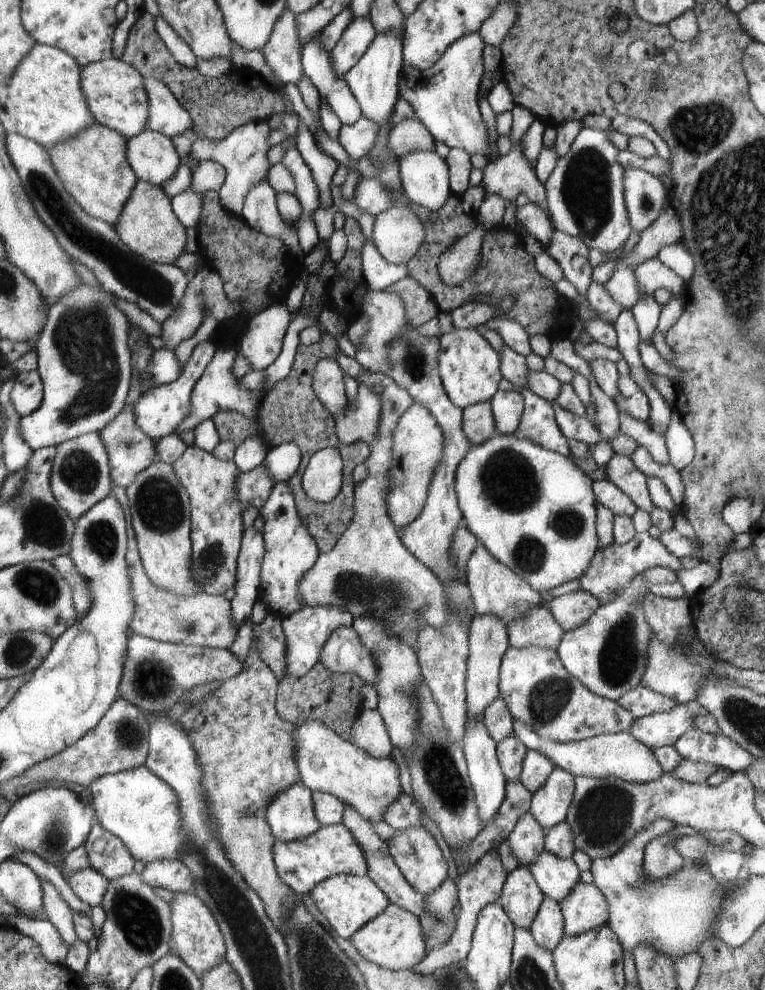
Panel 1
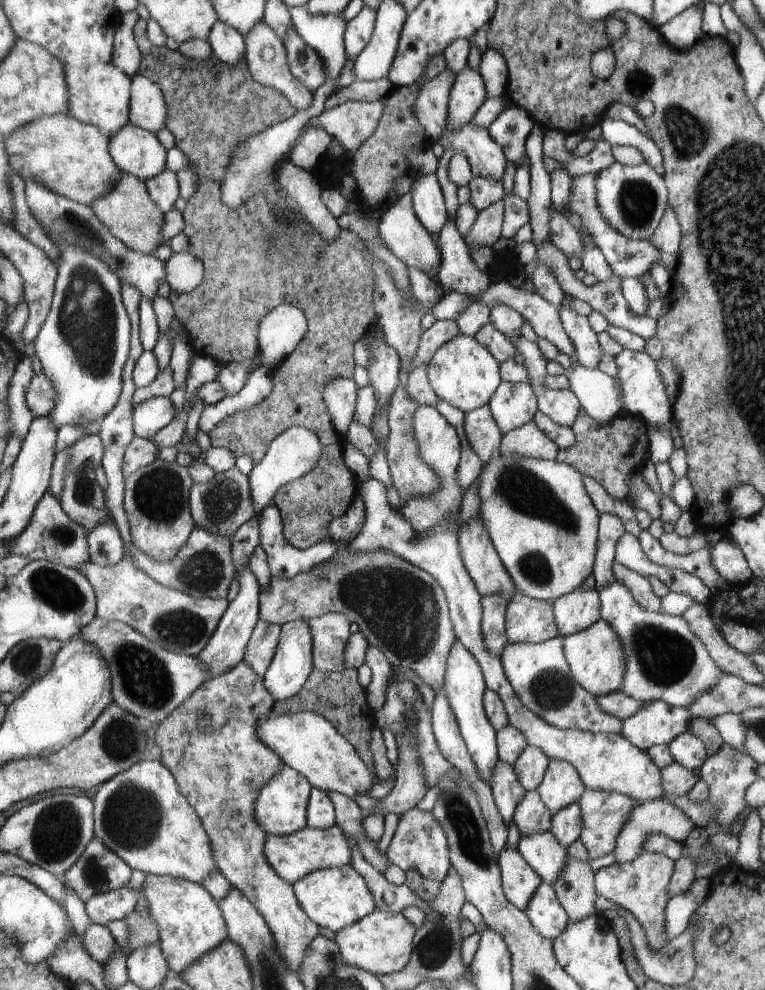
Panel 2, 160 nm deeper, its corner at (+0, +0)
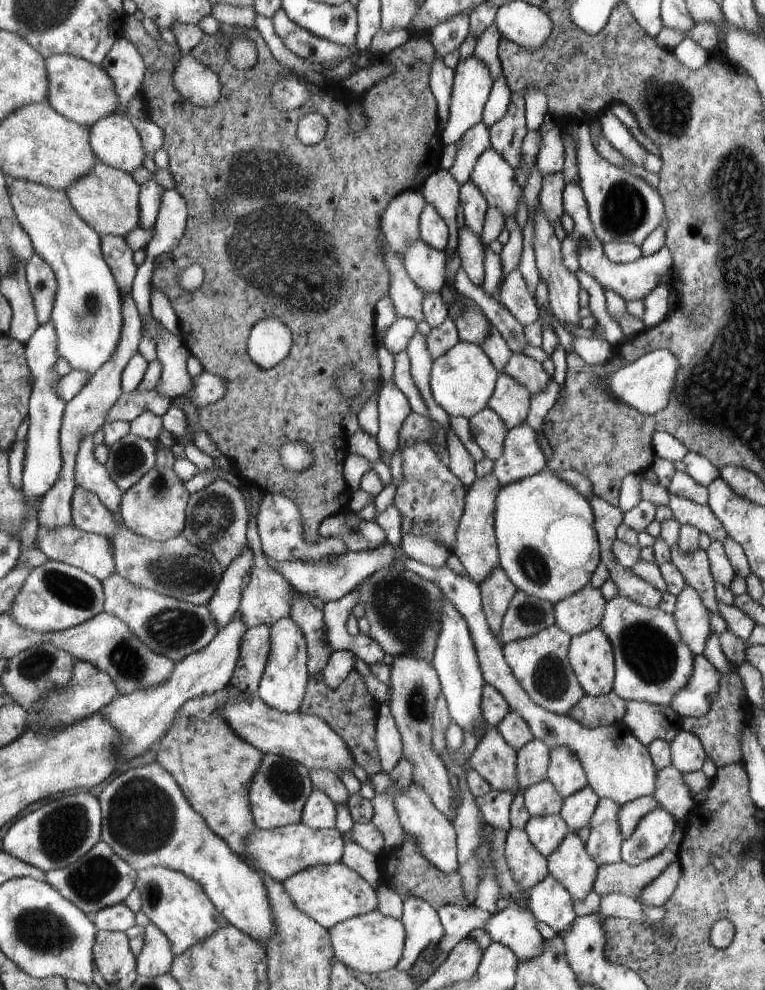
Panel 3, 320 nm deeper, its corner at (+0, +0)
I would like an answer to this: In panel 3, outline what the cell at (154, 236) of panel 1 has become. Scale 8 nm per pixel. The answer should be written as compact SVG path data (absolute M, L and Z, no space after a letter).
M100 163L90 170L84 178L78 178L65 190L74 211L99 236L114 235L120 238L128 236L140 226L140 185L130 173L111 168Z

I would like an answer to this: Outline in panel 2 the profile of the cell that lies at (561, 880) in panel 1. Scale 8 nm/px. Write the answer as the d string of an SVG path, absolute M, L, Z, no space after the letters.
M550 831L519 838L518 852L542 882L554 886L568 866L568 852Z

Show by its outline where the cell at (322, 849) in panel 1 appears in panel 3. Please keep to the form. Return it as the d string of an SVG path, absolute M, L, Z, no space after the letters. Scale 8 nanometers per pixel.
M298 822L275 830L260 830L256 827L252 834L248 834L244 850L252 864L256 864L276 882L283 883L302 870L341 862L345 844L342 834L336 829L313 830Z

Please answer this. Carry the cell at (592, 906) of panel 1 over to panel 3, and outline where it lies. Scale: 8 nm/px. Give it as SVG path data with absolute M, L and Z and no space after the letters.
M575 832L566 834L546 861L549 875L568 890L572 902L582 902L594 890L599 866L588 856Z

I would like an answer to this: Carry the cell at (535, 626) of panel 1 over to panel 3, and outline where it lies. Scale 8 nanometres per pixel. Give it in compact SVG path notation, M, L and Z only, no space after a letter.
M517 590L508 606L500 630L502 644L530 638L555 625L554 605Z

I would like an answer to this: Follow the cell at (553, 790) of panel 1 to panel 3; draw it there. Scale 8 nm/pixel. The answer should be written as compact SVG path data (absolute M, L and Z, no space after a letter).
M558 746L549 752L546 780L556 788L562 800L586 788L587 778L582 764L574 754L568 752L568 748Z

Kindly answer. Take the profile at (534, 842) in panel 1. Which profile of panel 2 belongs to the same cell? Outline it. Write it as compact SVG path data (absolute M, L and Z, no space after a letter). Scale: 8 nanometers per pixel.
M527 792L516 808L513 822L519 838L550 831L550 812L544 808L544 802L540 800L538 792Z

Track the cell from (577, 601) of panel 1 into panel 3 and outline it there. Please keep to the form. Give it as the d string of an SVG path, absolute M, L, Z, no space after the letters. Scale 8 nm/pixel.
M587 585L554 604L555 625L568 635L580 635L600 627L607 601L600 589Z

